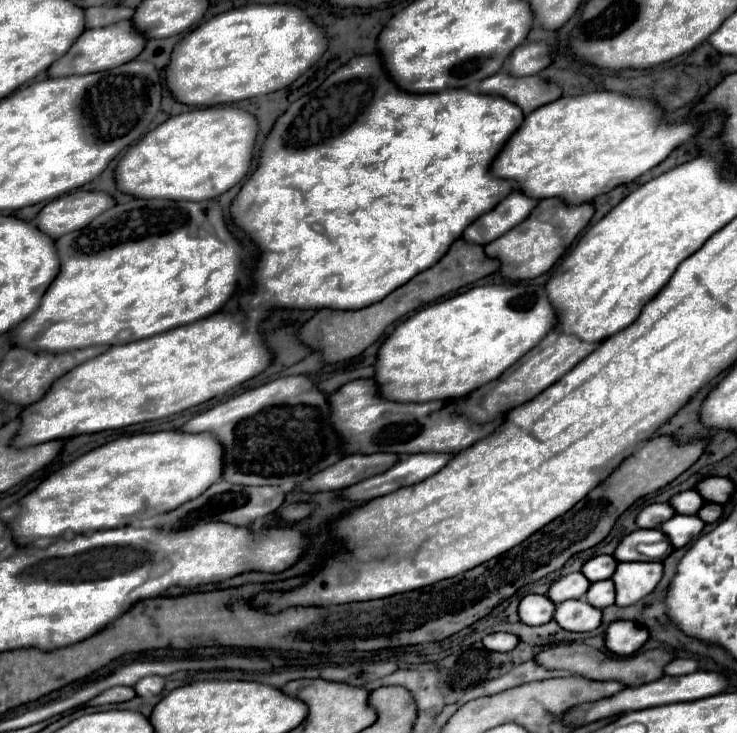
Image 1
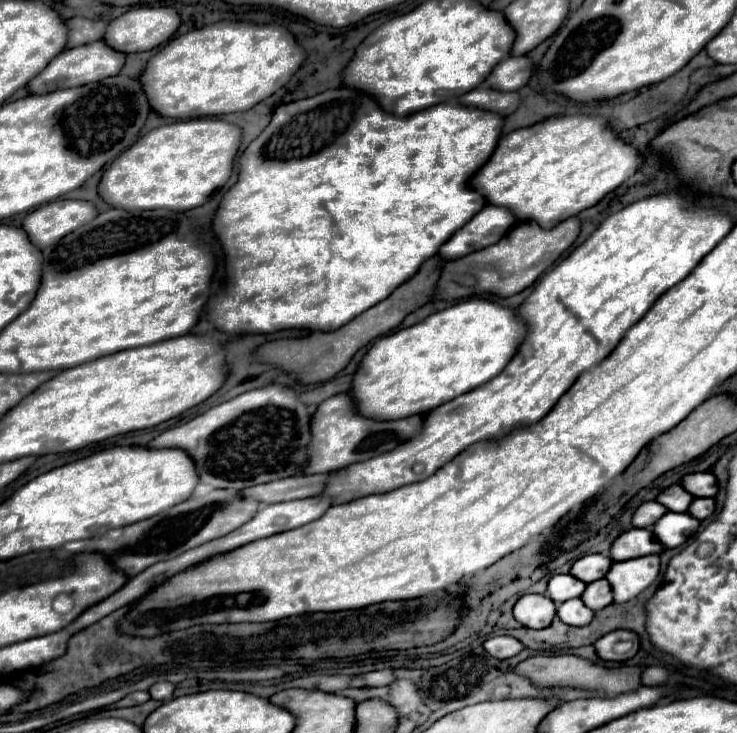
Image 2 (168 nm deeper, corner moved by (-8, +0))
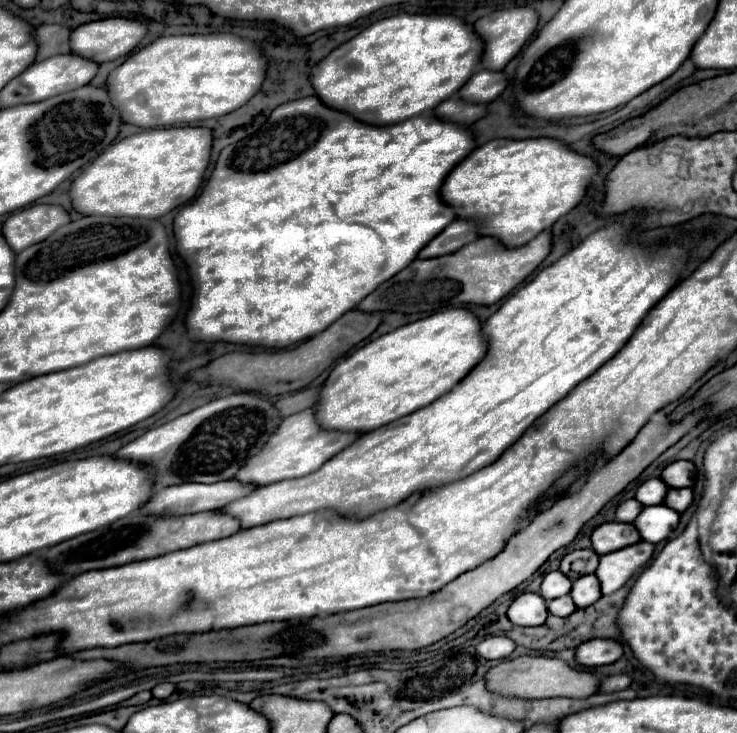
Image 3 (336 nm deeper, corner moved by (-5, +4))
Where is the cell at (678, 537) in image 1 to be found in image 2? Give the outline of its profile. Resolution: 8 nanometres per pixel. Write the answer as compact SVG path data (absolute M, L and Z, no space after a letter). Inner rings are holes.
M666 512L662 520L654 526L654 534L666 548L678 548L682 546L692 534L698 532L700 522L690 514L678 514L678 512Z

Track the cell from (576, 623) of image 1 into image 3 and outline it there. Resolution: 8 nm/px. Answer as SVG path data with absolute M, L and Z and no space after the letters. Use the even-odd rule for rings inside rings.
M561 596L561 598L553 598L547 602L547 608L553 616L569 616L575 612L575 604L571 600L571 596Z

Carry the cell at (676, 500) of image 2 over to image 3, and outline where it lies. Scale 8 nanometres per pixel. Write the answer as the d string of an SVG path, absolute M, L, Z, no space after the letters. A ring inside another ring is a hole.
M651 478L637 488L635 500L639 500L643 506L651 506L651 504L659 504L665 494L667 494L667 486L663 484L663 480Z

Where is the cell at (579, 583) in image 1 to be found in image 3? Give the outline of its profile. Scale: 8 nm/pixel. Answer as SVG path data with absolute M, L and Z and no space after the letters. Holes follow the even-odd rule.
M549 572L545 578L543 578L543 584L541 584L541 596L543 600L551 600L551 598L559 598L559 596L565 596L569 594L571 590L571 578L563 576L563 572Z

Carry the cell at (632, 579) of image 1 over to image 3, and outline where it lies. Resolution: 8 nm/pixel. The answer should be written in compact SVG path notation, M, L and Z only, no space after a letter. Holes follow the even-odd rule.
M639 540L637 544L621 548L619 552L609 552L607 556L601 556L595 570L595 576L601 582L601 592L611 594L619 590L637 572L637 568L641 568L651 558L651 554L653 544Z

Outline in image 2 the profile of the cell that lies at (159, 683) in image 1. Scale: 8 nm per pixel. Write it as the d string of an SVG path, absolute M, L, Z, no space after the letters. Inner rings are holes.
M156 682L154 686L150 686L150 696L154 698L154 700L160 700L160 702L168 702L168 700L172 700L172 692L174 692L174 684L172 682Z

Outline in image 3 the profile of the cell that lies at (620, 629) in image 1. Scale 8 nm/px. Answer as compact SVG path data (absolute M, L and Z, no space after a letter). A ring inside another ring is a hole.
M595 638L589 642L583 642L581 646L577 646L575 650L575 660L581 666L587 668L597 668L597 666L605 666L605 664L613 664L615 660L619 660L623 654L619 642L615 640L603 640L603 638Z

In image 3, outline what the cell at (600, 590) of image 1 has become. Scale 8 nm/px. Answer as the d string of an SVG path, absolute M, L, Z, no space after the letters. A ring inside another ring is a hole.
M587 574L587 576L581 576L573 582L573 588L571 588L571 598L575 602L577 608L587 608L591 606L593 602L597 602L601 598L601 588L599 588L599 580L595 574Z

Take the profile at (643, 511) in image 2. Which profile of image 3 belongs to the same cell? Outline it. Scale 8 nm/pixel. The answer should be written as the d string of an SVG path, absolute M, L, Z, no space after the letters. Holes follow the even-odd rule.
M625 500L617 510L615 510L615 520L617 522L633 522L635 516L639 516L639 512L643 510L643 506L637 500Z

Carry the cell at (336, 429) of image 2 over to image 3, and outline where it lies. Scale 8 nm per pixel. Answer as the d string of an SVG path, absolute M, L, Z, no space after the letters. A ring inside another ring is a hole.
M303 410L299 414L293 414L289 418L283 418L279 428L269 436L269 440L263 444L263 448L247 458L239 472L235 474L235 480L241 484L259 484L267 486L279 480L287 478L299 478L307 476L315 470L319 470L331 456L341 452L345 446L349 446L353 440L357 440L359 432L333 432L333 430L321 430L317 426L313 410Z

